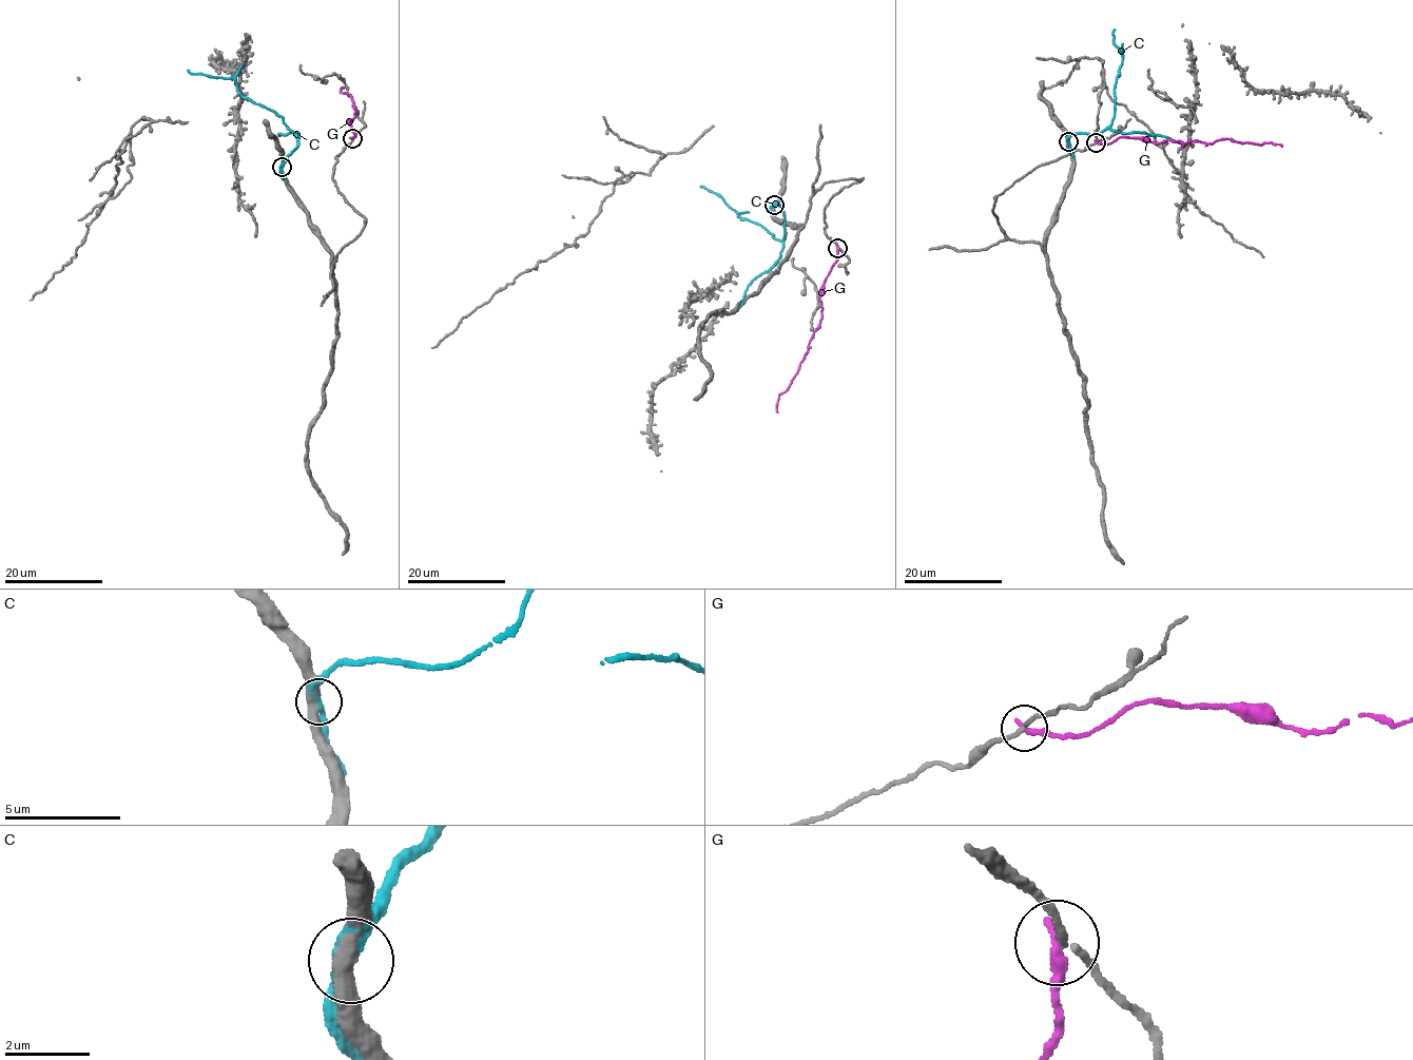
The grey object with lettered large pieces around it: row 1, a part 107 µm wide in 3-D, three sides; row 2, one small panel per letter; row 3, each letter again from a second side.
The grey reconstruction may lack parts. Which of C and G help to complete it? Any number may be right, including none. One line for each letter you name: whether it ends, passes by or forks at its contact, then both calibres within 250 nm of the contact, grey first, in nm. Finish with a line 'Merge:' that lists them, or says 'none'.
Merge: none

